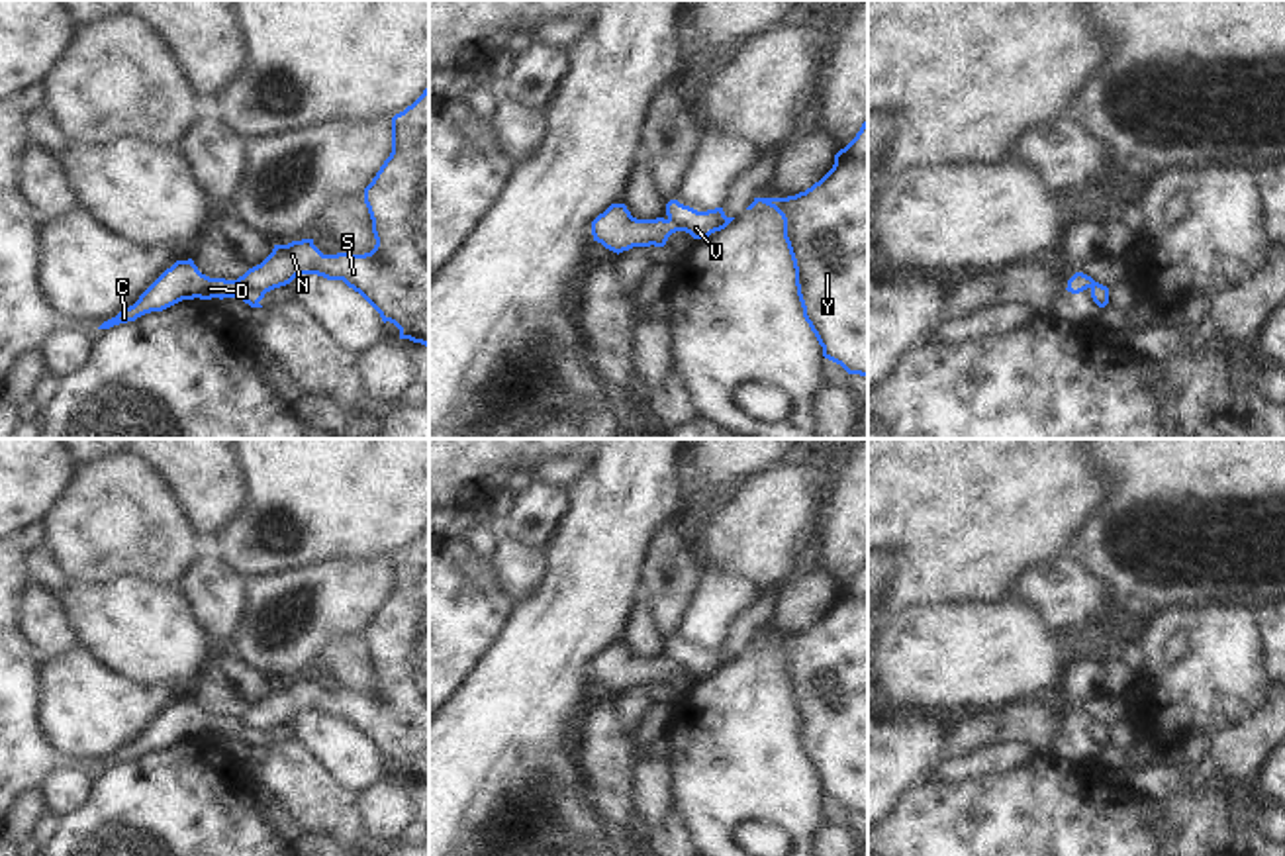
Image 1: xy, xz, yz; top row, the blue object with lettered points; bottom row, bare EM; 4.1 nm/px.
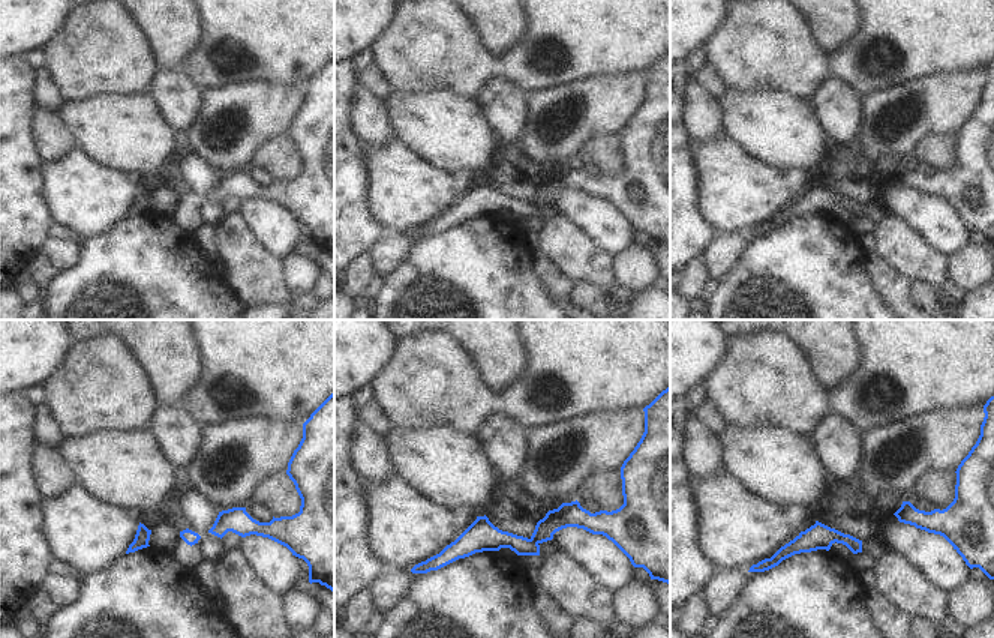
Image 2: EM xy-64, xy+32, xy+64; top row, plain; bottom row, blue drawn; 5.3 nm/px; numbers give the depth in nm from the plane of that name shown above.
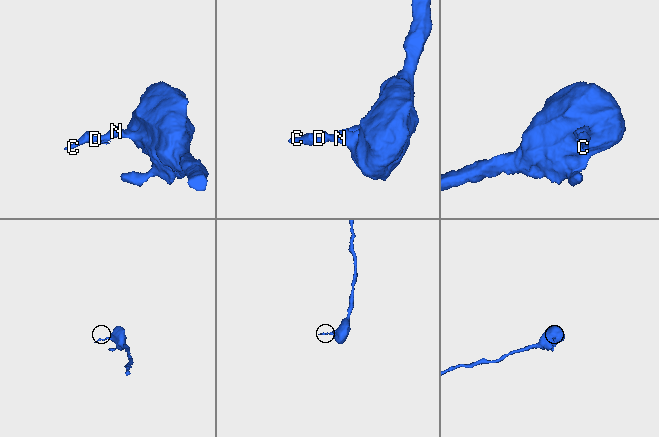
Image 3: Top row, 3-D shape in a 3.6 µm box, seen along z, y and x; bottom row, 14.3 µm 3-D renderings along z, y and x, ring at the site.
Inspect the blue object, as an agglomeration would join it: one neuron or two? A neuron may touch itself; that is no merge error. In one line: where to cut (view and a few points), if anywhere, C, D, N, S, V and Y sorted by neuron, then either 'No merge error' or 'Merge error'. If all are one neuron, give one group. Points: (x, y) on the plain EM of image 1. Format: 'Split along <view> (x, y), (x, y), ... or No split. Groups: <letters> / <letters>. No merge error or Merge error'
Split along xy (236, 719), (243, 727), (263, 733). Groups: C D / N S V Y. Merge error.

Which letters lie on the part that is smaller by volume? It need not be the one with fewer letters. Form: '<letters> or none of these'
C, D

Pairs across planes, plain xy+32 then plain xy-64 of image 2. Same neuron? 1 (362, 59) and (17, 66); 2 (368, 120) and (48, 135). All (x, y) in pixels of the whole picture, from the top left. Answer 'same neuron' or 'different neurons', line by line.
1: different neurons
2: same neuron

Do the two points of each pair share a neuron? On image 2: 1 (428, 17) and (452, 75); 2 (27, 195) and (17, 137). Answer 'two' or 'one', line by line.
1: one
2: one

